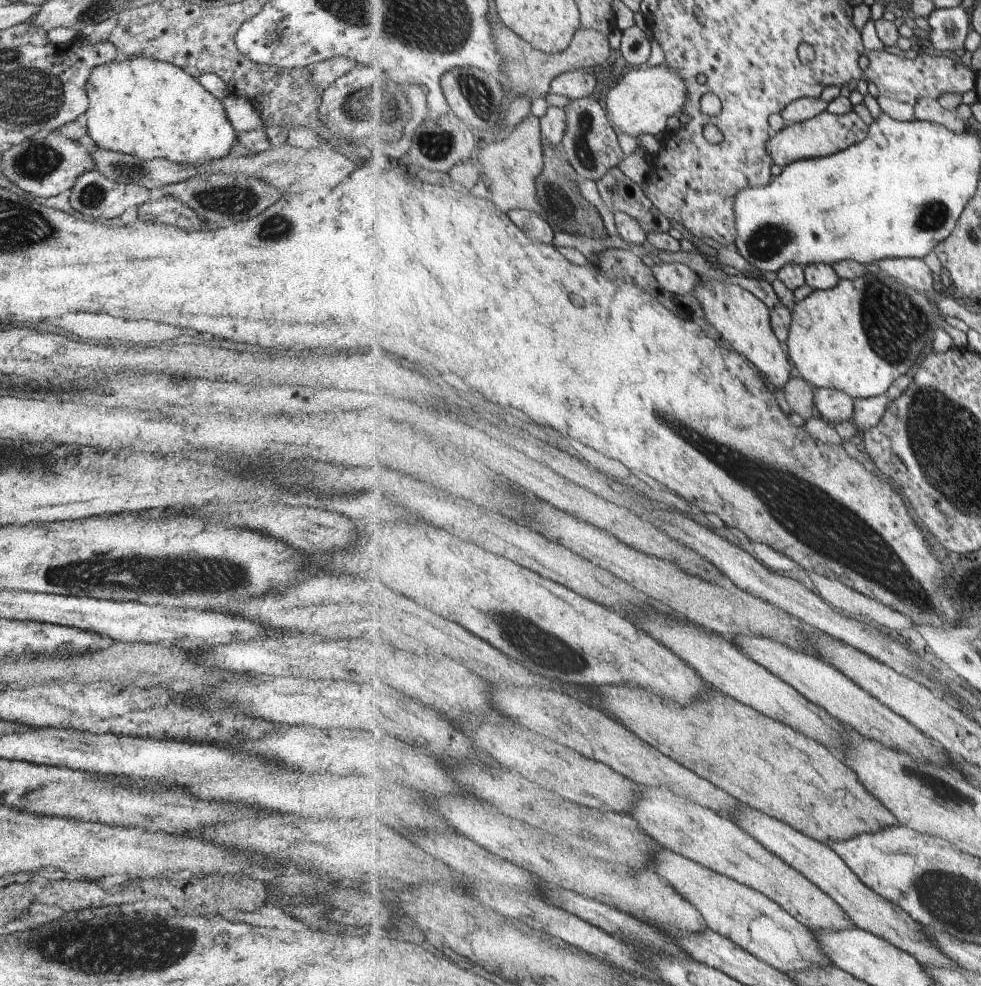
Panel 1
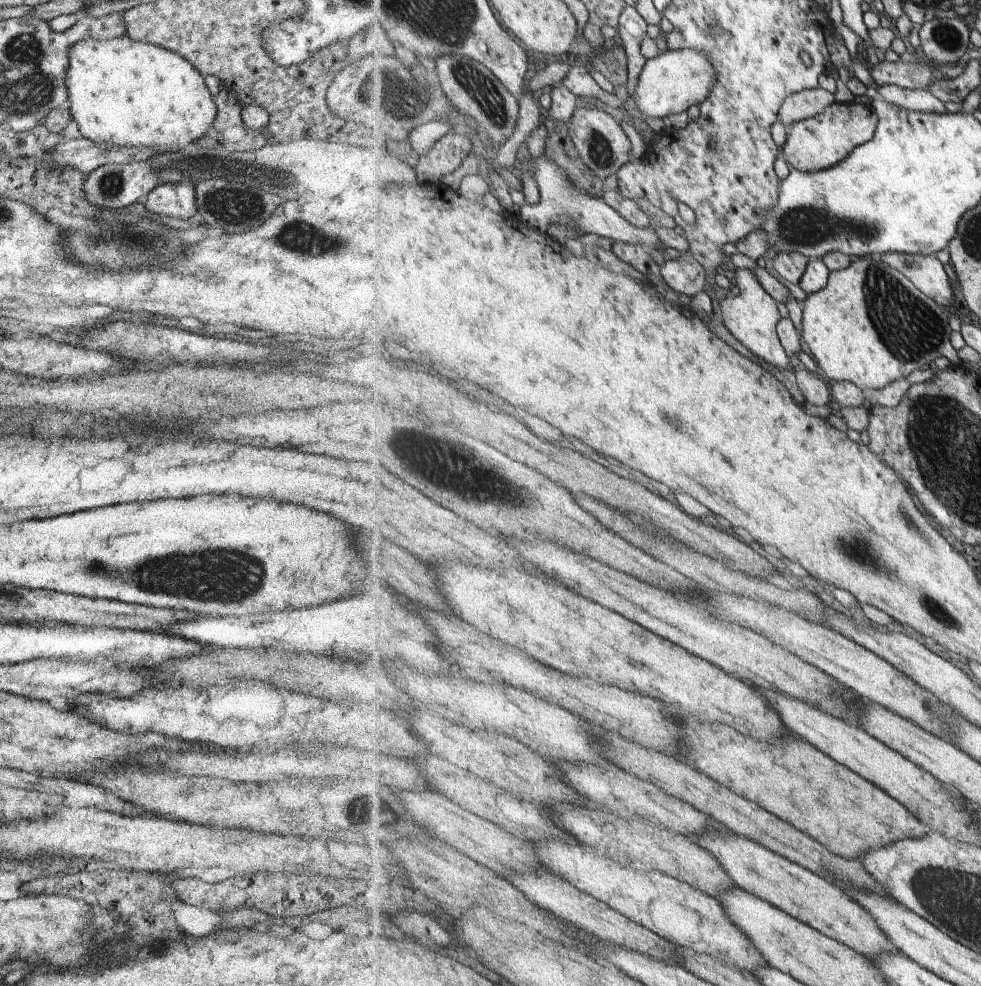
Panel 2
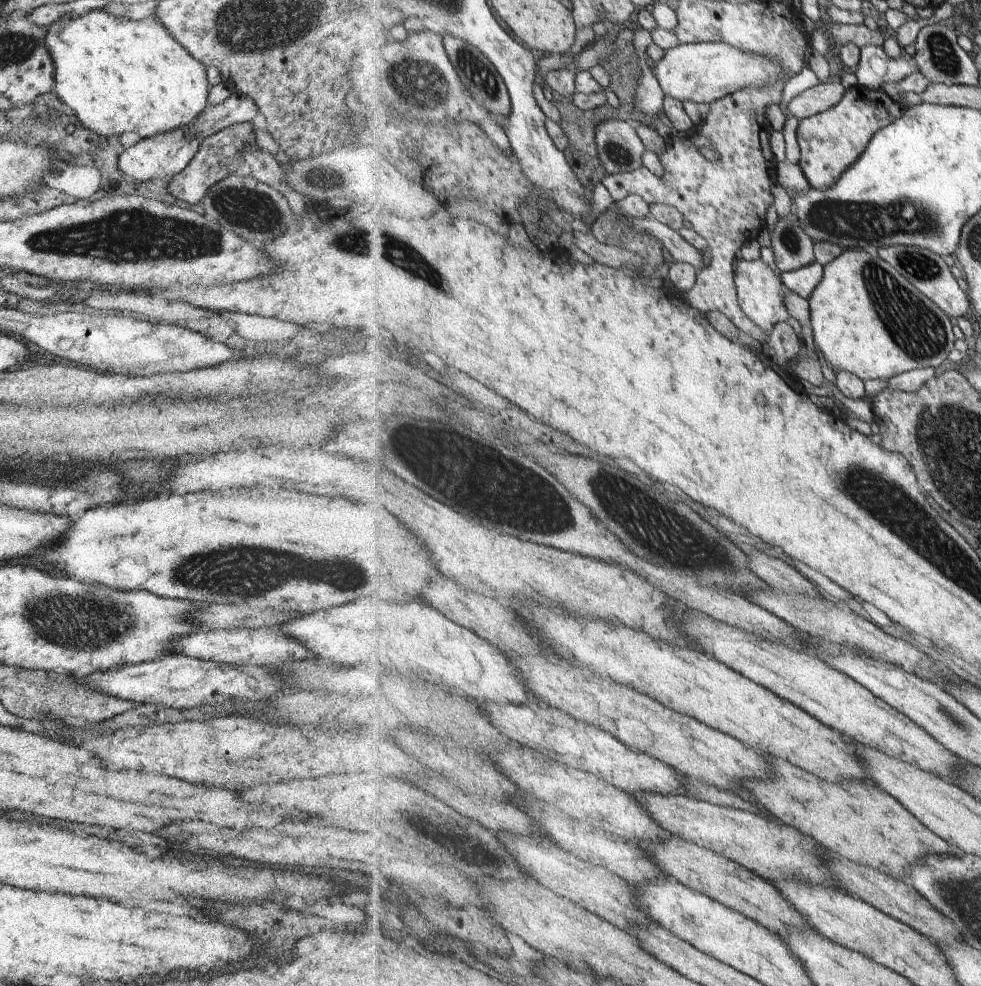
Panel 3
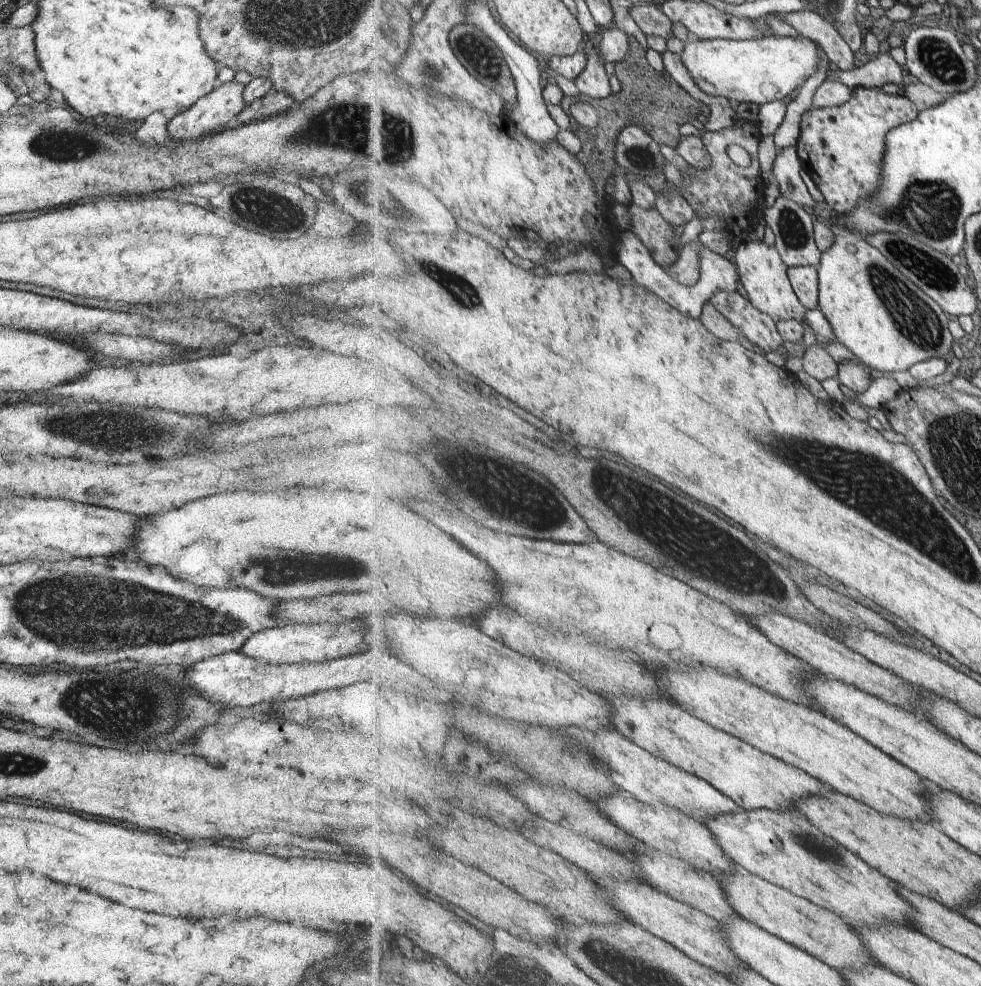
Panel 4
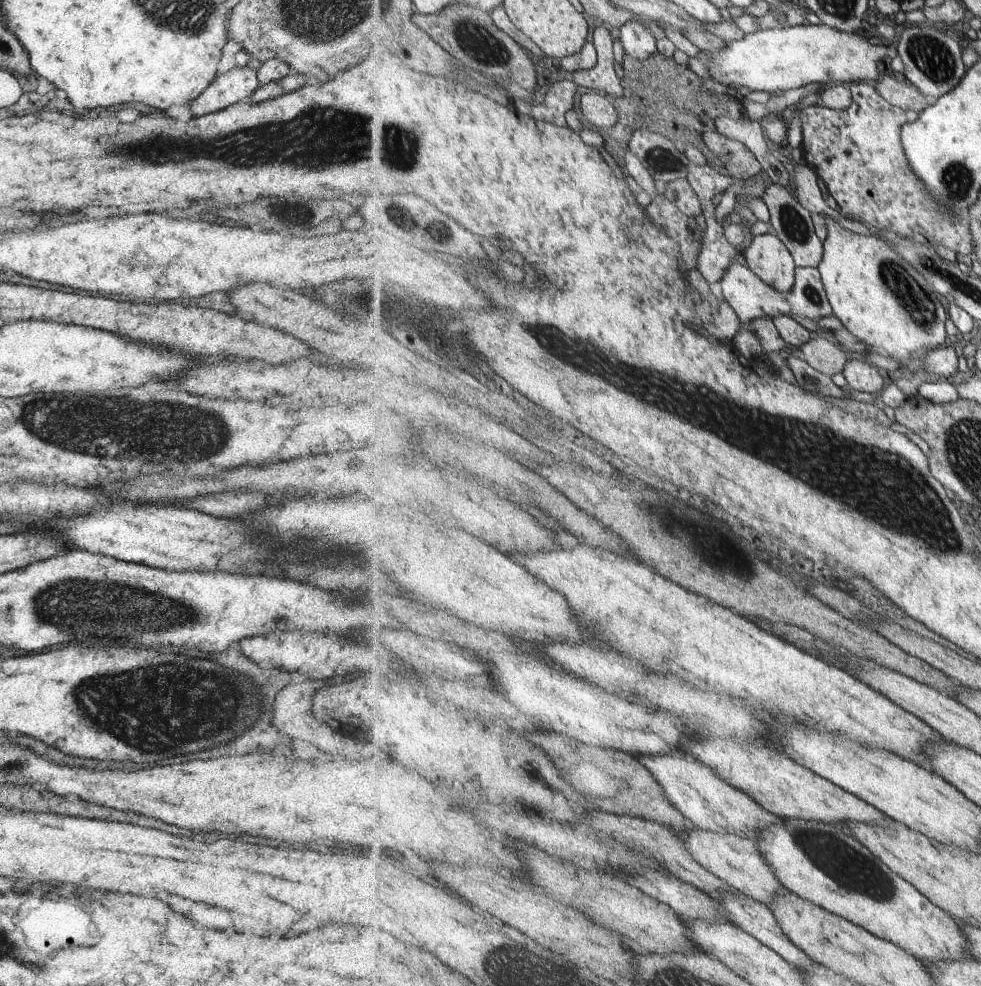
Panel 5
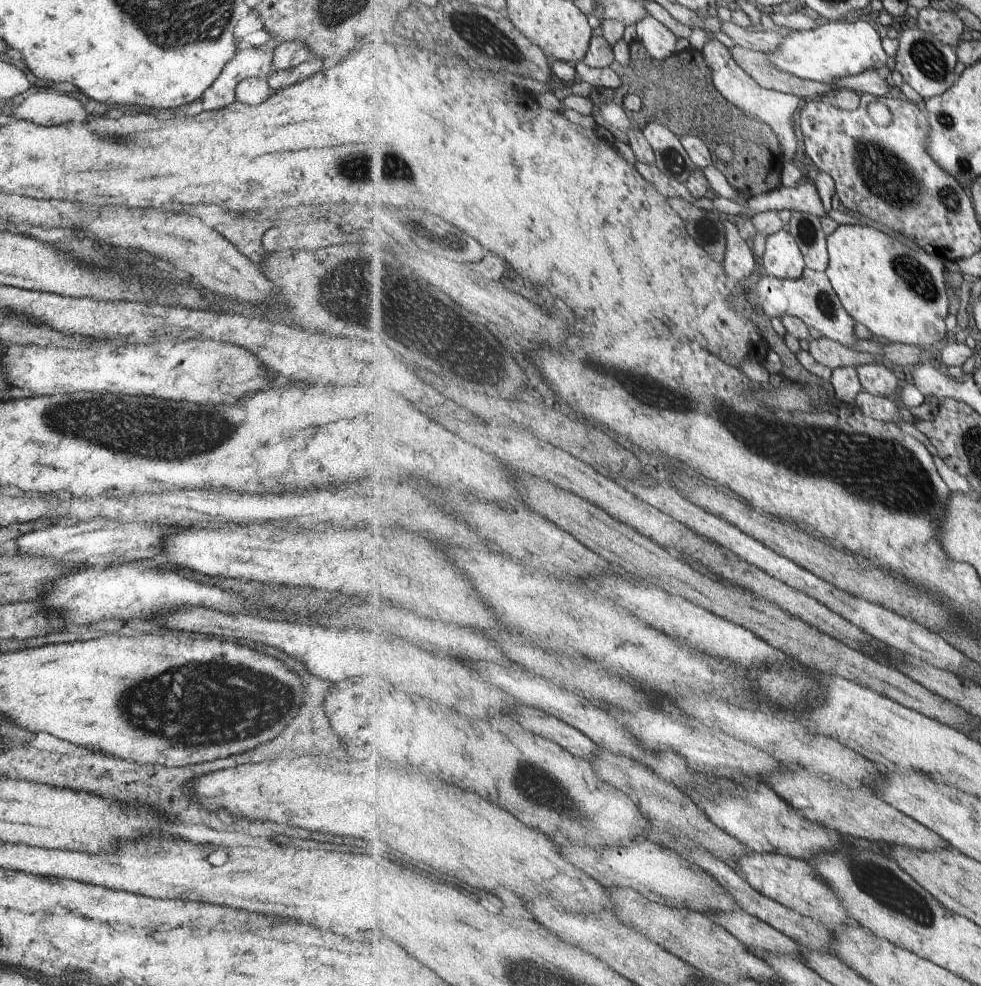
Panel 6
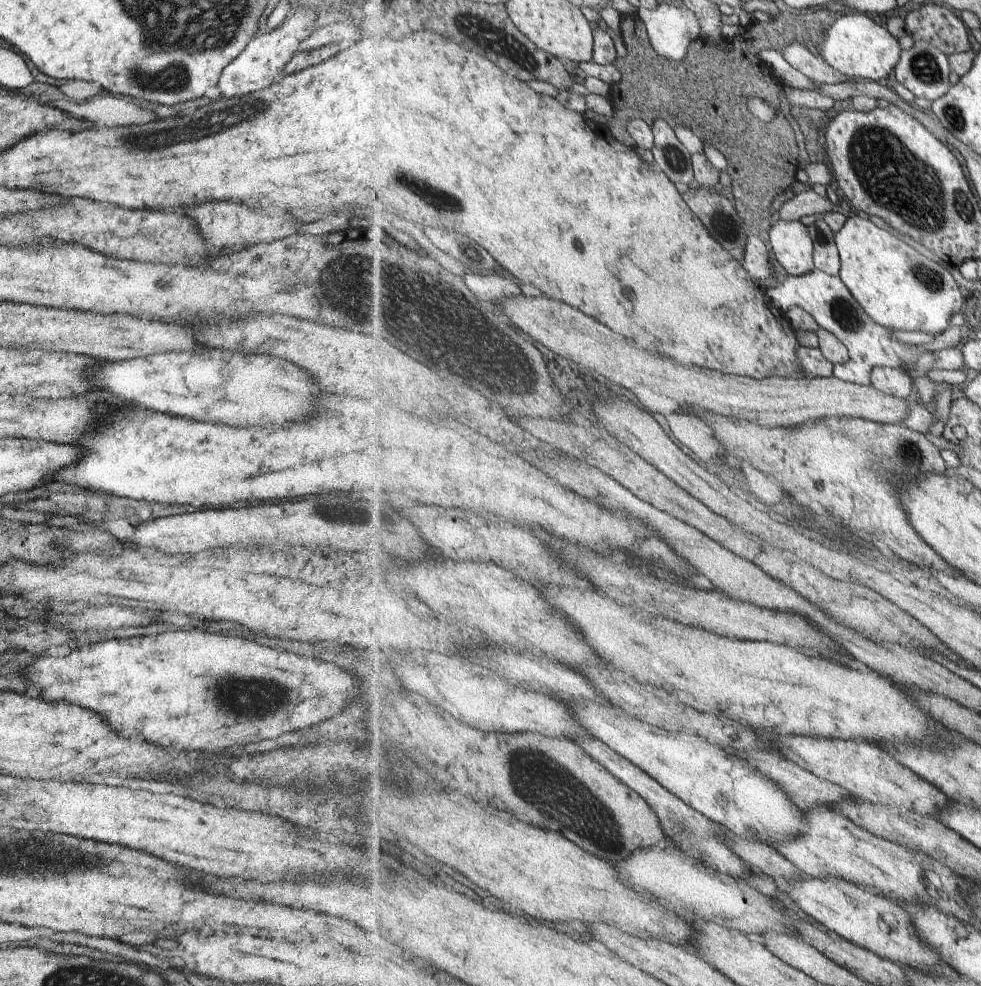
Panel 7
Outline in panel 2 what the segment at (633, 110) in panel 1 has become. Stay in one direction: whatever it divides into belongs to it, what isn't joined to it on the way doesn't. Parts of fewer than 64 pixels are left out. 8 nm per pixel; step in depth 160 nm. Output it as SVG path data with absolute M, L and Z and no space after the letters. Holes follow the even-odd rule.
M667 48L647 61L640 85L630 99L643 114L663 119L669 114L679 114L683 110L689 110L691 106L699 107L709 98L717 80L718 72L714 62L700 50Z

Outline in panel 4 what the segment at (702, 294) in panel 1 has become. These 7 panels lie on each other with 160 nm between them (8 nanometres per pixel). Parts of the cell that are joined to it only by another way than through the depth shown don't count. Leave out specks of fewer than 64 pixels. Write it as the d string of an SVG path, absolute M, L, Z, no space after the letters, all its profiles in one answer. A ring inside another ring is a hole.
M763 239L741 241L737 246L736 267L740 272L740 280L748 298L760 311L771 315L777 321L795 319L803 322L805 320L808 308L799 300L790 281L789 266L775 244L769 246L763 242Z

